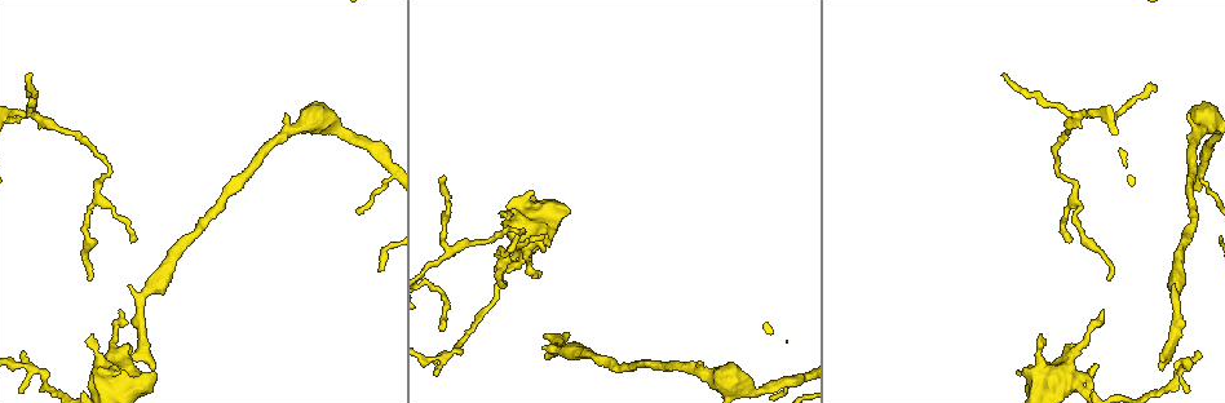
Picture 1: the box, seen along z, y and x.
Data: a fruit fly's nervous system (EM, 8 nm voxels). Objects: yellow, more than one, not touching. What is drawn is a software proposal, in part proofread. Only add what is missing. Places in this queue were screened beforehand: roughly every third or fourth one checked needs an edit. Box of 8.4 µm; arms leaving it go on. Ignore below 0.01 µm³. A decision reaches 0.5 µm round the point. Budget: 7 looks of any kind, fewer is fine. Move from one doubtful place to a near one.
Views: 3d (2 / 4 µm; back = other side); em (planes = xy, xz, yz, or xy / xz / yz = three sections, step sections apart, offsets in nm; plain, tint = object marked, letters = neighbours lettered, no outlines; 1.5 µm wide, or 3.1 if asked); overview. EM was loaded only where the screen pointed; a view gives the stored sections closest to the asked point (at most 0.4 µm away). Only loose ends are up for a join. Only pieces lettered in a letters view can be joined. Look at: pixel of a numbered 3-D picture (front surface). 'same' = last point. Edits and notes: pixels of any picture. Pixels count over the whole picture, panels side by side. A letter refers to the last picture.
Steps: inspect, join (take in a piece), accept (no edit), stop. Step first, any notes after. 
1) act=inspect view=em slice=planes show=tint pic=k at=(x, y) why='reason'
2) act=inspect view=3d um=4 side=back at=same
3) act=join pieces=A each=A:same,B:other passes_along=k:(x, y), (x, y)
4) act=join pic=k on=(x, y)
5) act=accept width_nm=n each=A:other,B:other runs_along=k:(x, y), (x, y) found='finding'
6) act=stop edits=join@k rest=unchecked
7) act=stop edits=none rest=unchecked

act=inspect view=em slice=planes show=letters pic=1 at=(1197, 352) why='thin end'

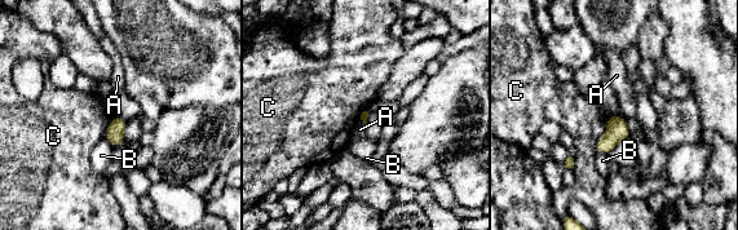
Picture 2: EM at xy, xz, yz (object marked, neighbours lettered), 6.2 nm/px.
act=accept each=A:other,B:other,C:other border=2:(618, 115), (624, 119) found='no lettered piece goes on from it'

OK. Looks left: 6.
act=inspect view=3d um=2 pic=1 at=(1005, 75) why='thin end'

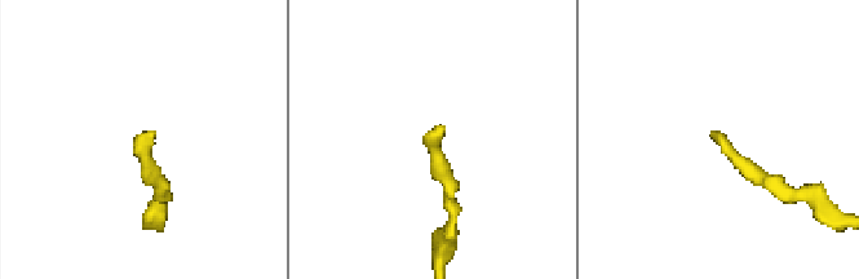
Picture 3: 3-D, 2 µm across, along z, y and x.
act=inspect view=em slice=xy step=8 show=tint pic=3 at=(154, 131) why='now the EM'

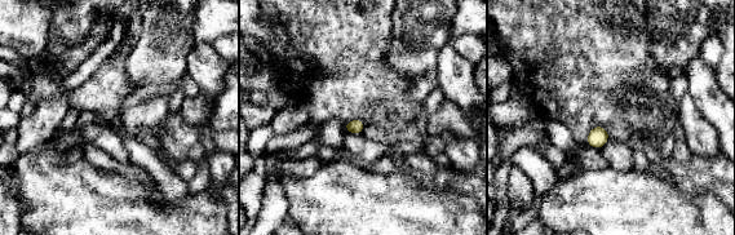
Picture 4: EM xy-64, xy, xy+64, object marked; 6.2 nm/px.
act=inspect view=em slice=xy step=8 show=letters at=same why='see the neighbours'

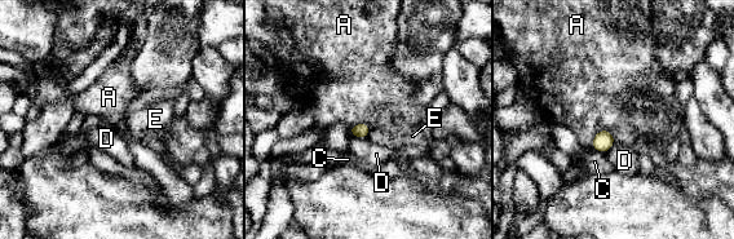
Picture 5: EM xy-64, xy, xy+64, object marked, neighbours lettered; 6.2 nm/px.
act=accept each=A:other,C:other,D:other,E:other border=5:(613, 133), (600, 129), (591, 147) found='no lettered piece goes on from it'

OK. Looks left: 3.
act=inspect view=em slice=xz step=4 show=plain pic=1 at=(567, 334)

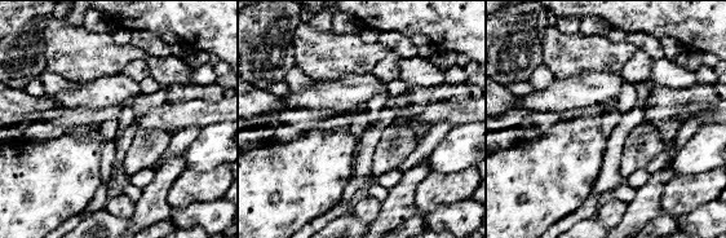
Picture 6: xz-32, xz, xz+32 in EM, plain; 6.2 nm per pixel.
act=inspect view=em slice=xz step=4 show=letters at=same why='what lies round it'

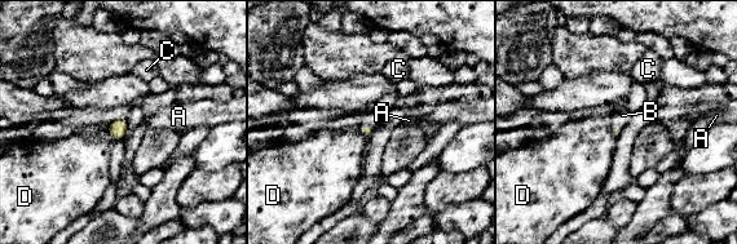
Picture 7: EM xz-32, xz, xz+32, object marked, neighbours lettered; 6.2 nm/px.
act=join pieces=B each=A:other,B:same,C:other,D:other passes_along=7:(366, 131), (369, 125), (373, 119) found='the neuron continues'

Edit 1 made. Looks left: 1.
act=stop edits=join@7 rest=unchecked

